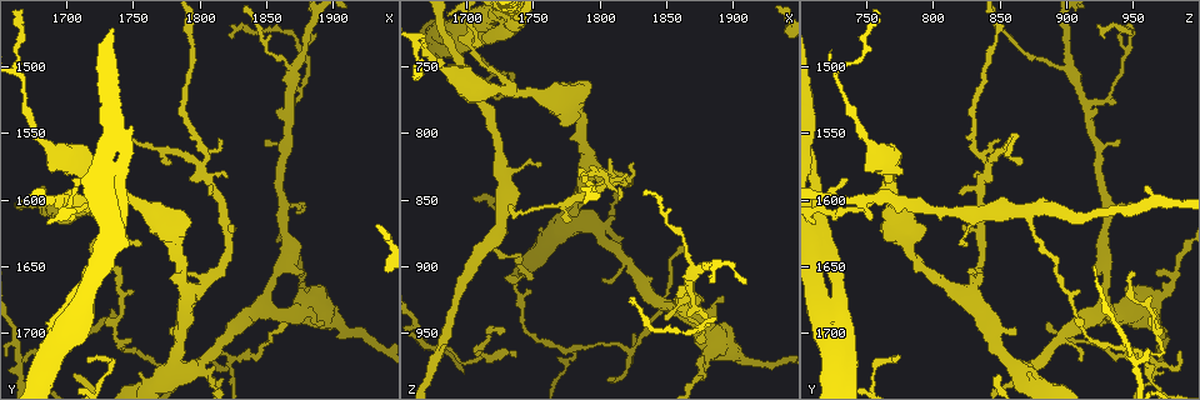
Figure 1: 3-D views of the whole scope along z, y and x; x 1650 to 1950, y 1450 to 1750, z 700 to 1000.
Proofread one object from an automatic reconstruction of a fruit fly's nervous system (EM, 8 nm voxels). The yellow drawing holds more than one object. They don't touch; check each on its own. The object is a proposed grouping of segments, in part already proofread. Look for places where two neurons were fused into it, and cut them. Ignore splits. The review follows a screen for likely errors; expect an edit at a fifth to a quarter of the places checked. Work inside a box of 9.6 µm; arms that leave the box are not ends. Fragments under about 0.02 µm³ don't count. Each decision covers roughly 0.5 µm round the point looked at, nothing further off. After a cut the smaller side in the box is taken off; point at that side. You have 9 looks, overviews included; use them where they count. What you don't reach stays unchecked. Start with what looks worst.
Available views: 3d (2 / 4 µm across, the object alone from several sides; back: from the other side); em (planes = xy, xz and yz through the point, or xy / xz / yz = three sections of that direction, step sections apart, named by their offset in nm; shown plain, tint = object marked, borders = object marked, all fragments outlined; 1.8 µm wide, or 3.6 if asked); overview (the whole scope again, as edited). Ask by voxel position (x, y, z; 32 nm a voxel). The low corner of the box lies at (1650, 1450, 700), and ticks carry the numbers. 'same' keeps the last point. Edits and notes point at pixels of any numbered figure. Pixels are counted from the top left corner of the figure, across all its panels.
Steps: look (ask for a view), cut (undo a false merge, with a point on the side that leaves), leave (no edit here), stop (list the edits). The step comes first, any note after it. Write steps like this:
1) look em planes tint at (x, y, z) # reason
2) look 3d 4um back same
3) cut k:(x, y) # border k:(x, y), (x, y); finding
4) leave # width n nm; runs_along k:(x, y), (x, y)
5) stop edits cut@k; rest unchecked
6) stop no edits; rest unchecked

look em 3.6um planes tint at (1708, 1674, 724) # touches itself

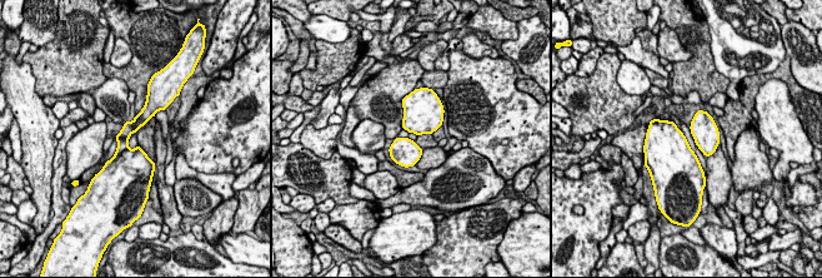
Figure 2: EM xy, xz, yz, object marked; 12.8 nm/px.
leave # width 170 nm; all the same neuron

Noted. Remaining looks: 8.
look em planes tint at (1726, 1612, 870) # three-way junction

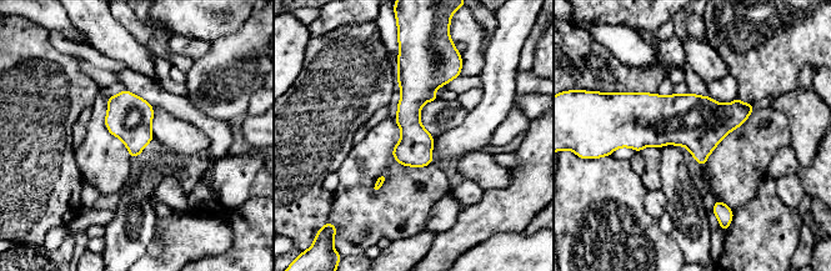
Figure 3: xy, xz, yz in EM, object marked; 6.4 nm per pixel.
leave # runs_along 3:(408, 64), (410, 125), (420, 164); all the same neuron

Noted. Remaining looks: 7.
look 3d 2um at (1824, 1720, 962) # abrupt turn

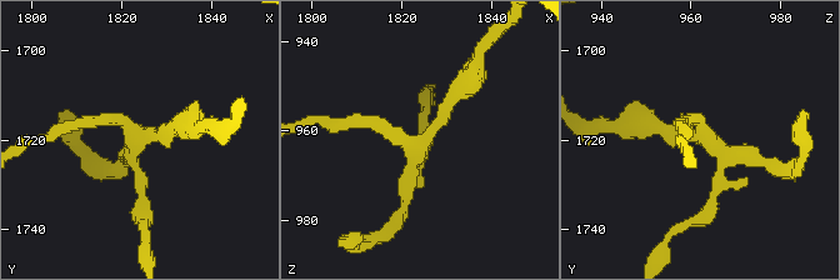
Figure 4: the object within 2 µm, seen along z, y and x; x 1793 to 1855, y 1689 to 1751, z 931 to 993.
look em 3.6um planes plain at (1823, 1719, 963) # need the tissue

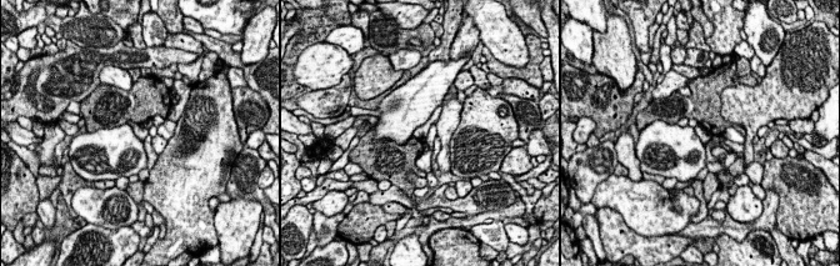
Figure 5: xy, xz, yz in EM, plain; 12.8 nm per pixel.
look em 3.6um planes tint same

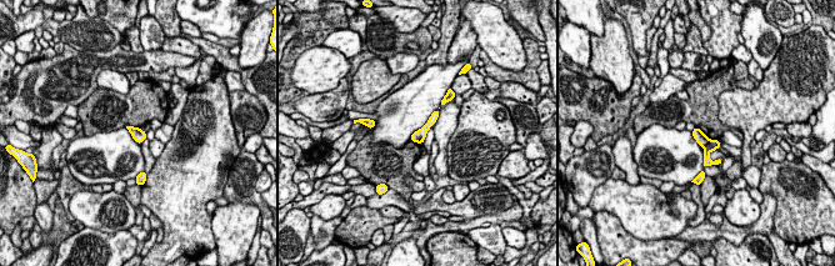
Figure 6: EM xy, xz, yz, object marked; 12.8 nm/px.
cut 6:(703, 140) # width 160 nm; border 6:(710, 140), (704, 146); two neurons meet here

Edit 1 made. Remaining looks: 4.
stop edits cut@6; rest unchecked

